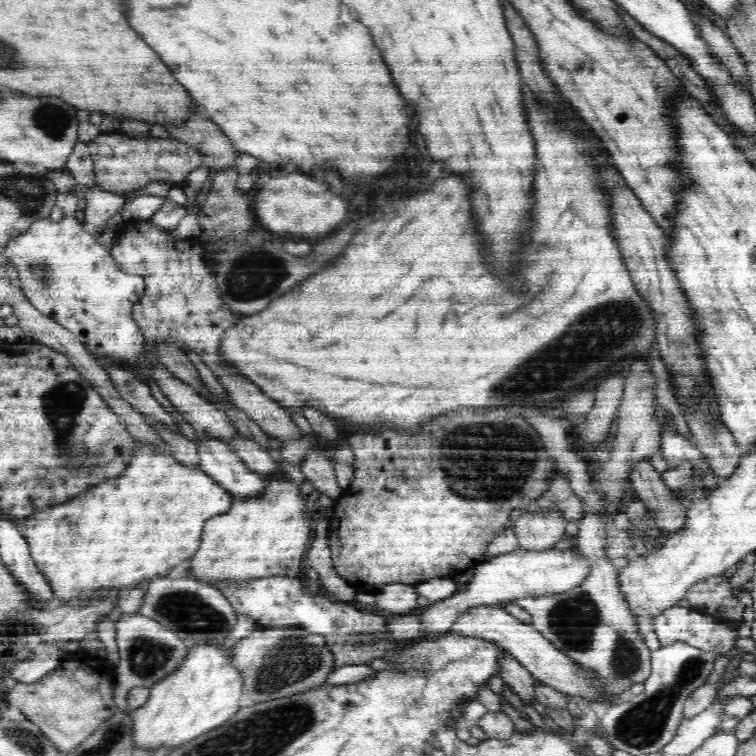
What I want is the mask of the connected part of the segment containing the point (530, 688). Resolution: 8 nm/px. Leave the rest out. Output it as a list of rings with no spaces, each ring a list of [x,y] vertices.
[[[504,656],[502,658],[502,672],[499,673],[499,677],[520,696],[524,704],[534,702],[534,684],[538,680],[521,665],[519,660],[516,660],[513,656]]]

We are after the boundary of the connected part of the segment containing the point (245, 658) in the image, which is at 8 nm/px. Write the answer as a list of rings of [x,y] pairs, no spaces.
[[[258,627],[229,648],[229,660],[243,678],[242,704],[261,703],[311,689],[326,683],[326,676],[336,668],[333,654],[326,649],[325,636],[310,633],[302,627]]]

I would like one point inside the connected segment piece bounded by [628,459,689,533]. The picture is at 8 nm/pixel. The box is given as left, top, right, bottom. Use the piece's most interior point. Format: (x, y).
(670, 512)

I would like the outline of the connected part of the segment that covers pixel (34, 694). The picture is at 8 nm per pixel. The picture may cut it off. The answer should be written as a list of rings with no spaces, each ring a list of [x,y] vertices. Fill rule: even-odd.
[[[64,660],[58,668],[36,682],[18,682],[8,694],[8,706],[19,708],[54,743],[58,751],[66,753],[80,746],[104,721],[114,717],[118,710],[114,702],[114,682],[100,676],[108,673],[111,668],[103,661],[100,670],[100,660],[98,664],[98,668],[78,668],[74,661]]]

